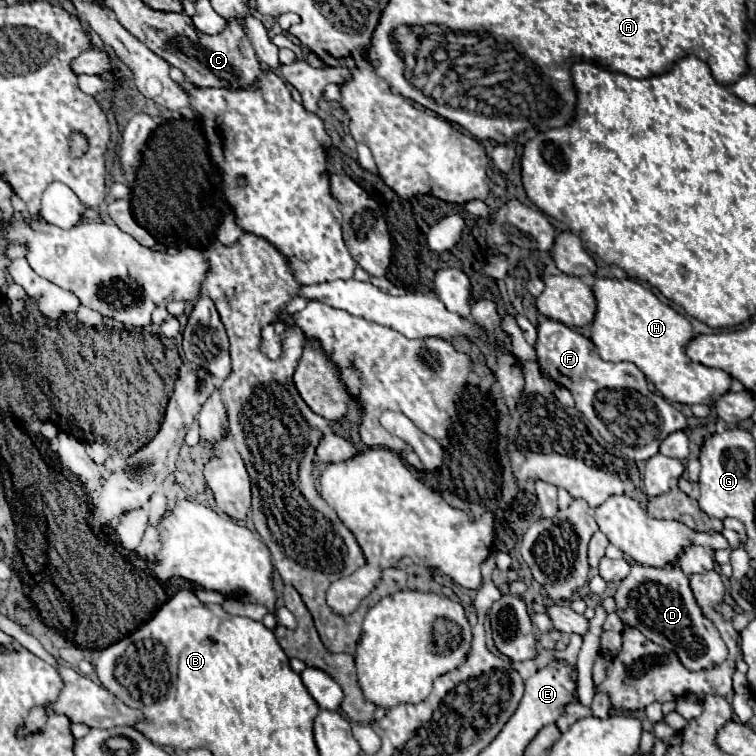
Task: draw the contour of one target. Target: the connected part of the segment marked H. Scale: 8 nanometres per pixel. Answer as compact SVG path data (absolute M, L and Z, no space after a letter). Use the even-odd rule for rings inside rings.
M596 278L592 290L598 310L594 322L590 324L590 340L594 342L602 360L634 362L656 386L656 390L670 402L688 406L714 404L714 400L730 390L732 378L726 372L702 364L690 364L690 358L686 356L686 344L694 336L690 322L674 308L660 302L652 290L628 278Z

